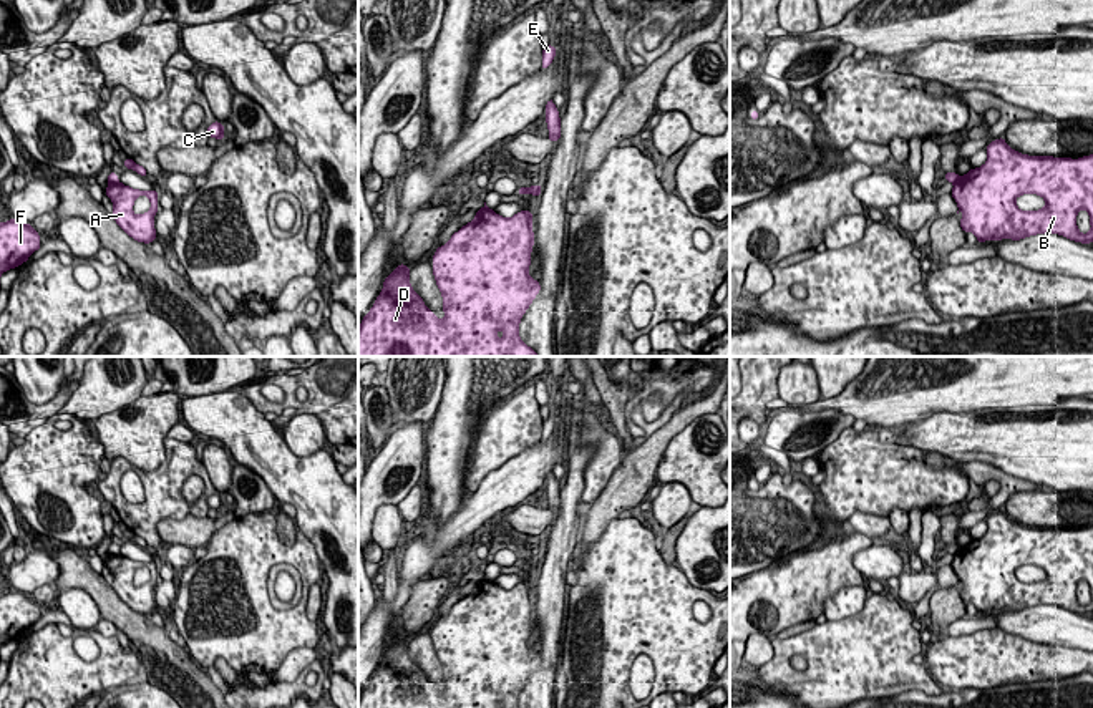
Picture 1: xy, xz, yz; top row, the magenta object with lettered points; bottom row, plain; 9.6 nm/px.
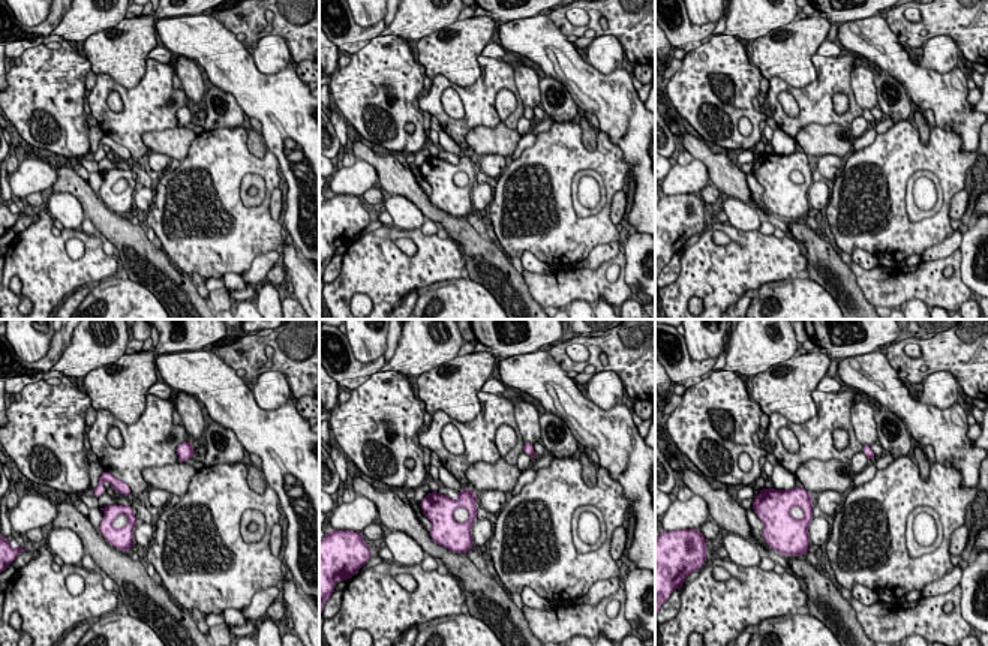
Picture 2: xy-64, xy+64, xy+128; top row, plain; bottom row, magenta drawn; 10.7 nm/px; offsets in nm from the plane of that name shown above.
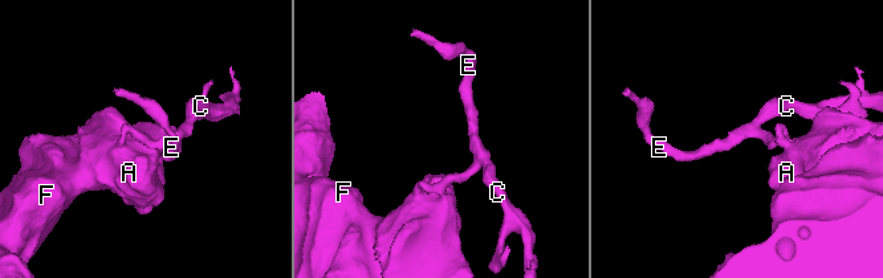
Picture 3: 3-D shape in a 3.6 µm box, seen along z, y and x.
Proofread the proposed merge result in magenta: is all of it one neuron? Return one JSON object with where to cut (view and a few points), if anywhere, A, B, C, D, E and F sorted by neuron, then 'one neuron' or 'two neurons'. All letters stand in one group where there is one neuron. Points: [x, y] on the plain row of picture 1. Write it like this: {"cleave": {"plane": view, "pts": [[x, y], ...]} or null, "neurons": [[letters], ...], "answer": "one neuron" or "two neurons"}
{"cleave": {"plane": "xy", "pts": [[108, 552], [118, 554]]}, "neurons": [["A", "B", "D", "F"], ["C", "E"]], "answer": "two neurons"}

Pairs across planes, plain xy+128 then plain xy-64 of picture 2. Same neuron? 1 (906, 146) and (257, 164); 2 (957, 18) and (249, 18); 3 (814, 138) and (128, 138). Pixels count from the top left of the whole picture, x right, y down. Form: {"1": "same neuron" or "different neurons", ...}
{"1": "same neuron", "2": "same neuron", "3": "different neurons"}

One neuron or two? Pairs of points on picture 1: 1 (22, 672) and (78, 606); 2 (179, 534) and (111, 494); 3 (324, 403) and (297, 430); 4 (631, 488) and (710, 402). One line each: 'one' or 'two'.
1: two
2: two
3: two
4: one

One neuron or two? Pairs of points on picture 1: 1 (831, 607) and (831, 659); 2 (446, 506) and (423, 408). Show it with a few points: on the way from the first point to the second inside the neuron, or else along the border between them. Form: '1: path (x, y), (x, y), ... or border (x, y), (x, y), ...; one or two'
1: border (864, 597), (864, 606), (859, 611), (826, 620); two
2: border (442, 387), (440, 405), (427, 425); two

